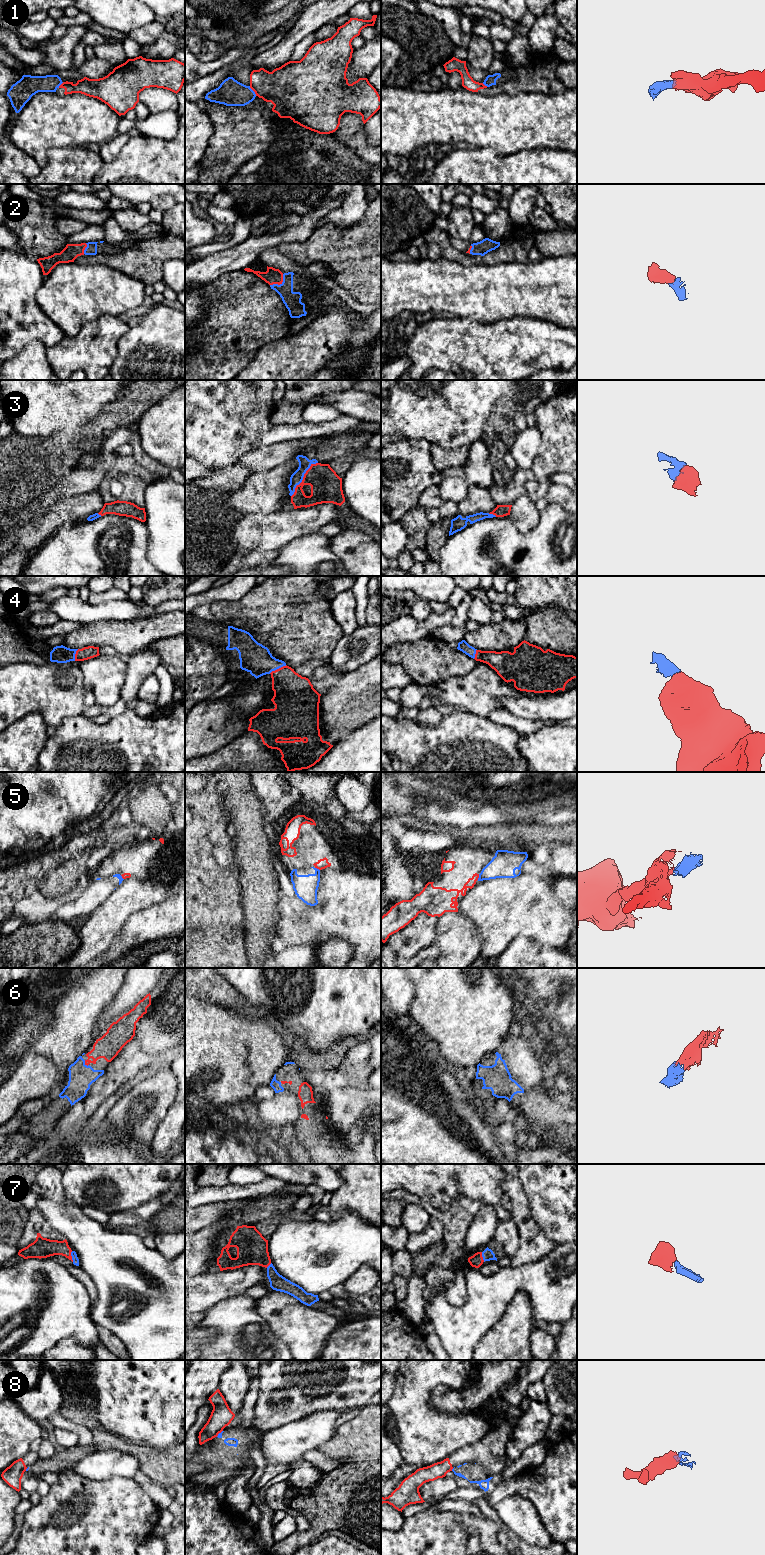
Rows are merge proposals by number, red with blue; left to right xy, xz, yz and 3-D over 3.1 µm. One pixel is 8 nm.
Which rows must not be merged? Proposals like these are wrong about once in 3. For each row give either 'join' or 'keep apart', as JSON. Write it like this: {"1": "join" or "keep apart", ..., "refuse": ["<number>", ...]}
{"1": "keep apart", "2": "join", "3": "join", "4": "join", "5": "keep apart", "6": "join", "7": "join", "8": "keep apart", "refuse": ["1", "5", "8"]}

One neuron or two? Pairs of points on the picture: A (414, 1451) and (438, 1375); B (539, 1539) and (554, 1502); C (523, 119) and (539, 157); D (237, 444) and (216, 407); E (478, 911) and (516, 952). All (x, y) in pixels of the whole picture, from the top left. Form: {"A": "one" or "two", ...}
{"A": "one", "B": "two", "C": "two", "D": "one", "E": "two"}

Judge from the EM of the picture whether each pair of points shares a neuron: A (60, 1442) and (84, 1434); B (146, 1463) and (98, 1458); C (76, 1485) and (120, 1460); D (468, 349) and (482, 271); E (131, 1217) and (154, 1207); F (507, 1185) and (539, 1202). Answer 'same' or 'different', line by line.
A: different
B: different
C: different
D: different
E: same
F: different

